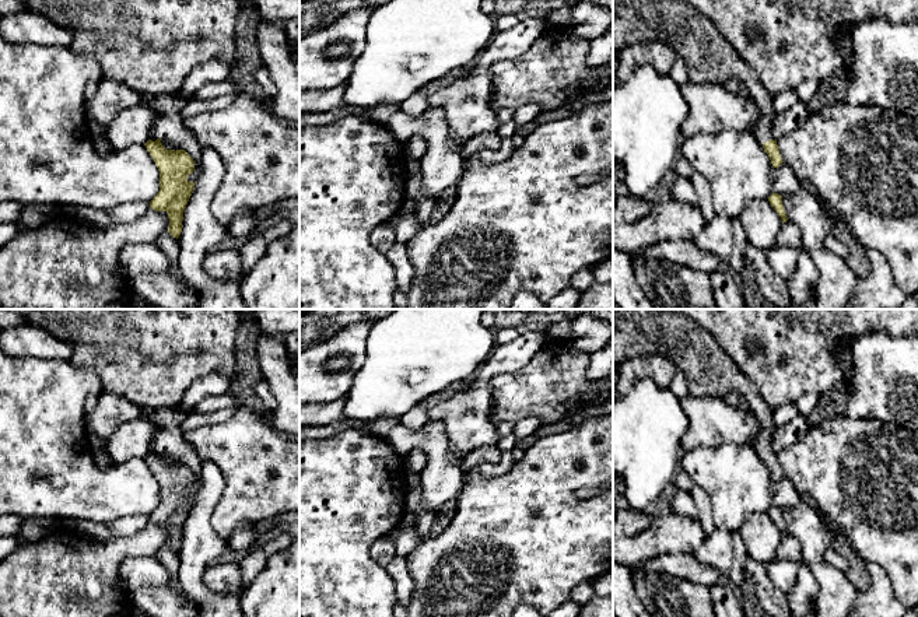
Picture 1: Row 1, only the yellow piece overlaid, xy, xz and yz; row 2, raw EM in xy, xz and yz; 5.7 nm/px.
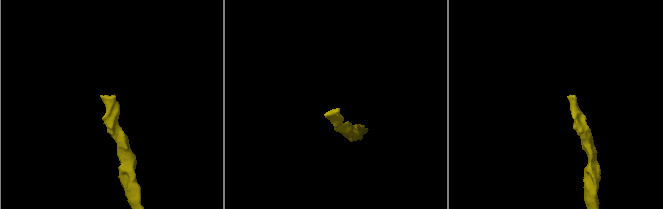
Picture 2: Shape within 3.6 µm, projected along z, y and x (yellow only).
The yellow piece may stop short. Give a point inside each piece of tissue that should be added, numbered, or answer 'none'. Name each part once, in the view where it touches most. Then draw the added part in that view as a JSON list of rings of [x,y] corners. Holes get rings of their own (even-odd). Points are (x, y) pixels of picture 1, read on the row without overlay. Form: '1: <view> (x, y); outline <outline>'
1: yz (708, 370); outline [[[613,309],[613,362],[619,365],[648,354],[659,354],[670,360],[684,374],[690,395],[725,399],[730,392],[739,392],[744,399],[744,409],[760,424],[760,431],[750,446],[761,458],[775,453],[771,446],[771,435],[775,430],[772,409],[758,393],[757,386],[701,325],[673,309]]]

